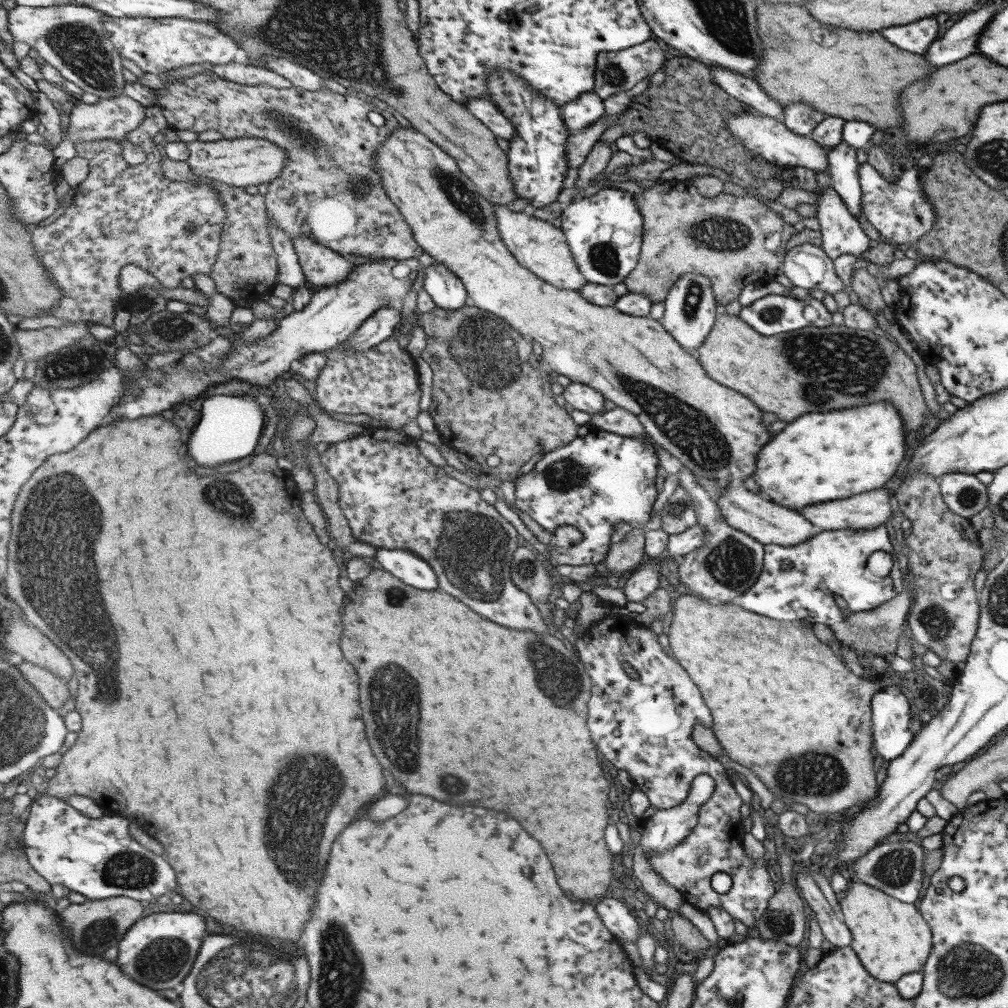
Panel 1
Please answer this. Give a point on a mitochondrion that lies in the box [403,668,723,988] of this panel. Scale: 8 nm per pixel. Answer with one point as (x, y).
(448, 785)

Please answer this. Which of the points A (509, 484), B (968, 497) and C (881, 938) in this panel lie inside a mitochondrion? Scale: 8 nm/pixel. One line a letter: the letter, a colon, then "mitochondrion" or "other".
A: other
B: mitochondrion
C: other

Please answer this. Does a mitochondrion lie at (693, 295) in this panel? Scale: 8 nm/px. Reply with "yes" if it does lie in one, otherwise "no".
yes

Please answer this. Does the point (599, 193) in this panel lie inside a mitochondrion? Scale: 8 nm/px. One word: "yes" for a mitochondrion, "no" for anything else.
no

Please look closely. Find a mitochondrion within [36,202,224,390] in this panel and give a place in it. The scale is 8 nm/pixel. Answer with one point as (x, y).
(78, 364)

